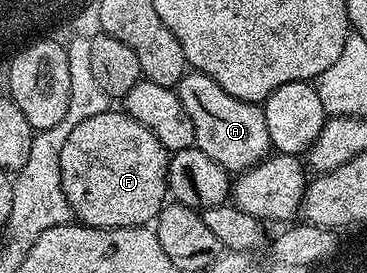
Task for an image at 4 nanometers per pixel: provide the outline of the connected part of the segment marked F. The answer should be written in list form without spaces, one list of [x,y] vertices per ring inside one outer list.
[[[108,111],[101,115],[93,115],[93,119],[85,119],[85,123],[77,123],[77,128],[70,133],[65,147],[61,147],[61,187],[65,191],[65,199],[69,199],[72,214],[82,224],[92,225],[95,229],[134,229],[136,227],[147,227],[158,217],[169,197],[167,192],[167,162],[169,154],[167,148],[157,139],[157,135],[153,135],[153,131],[141,127],[141,123],[137,123],[137,119],[133,119],[126,111],[115,112]]]

